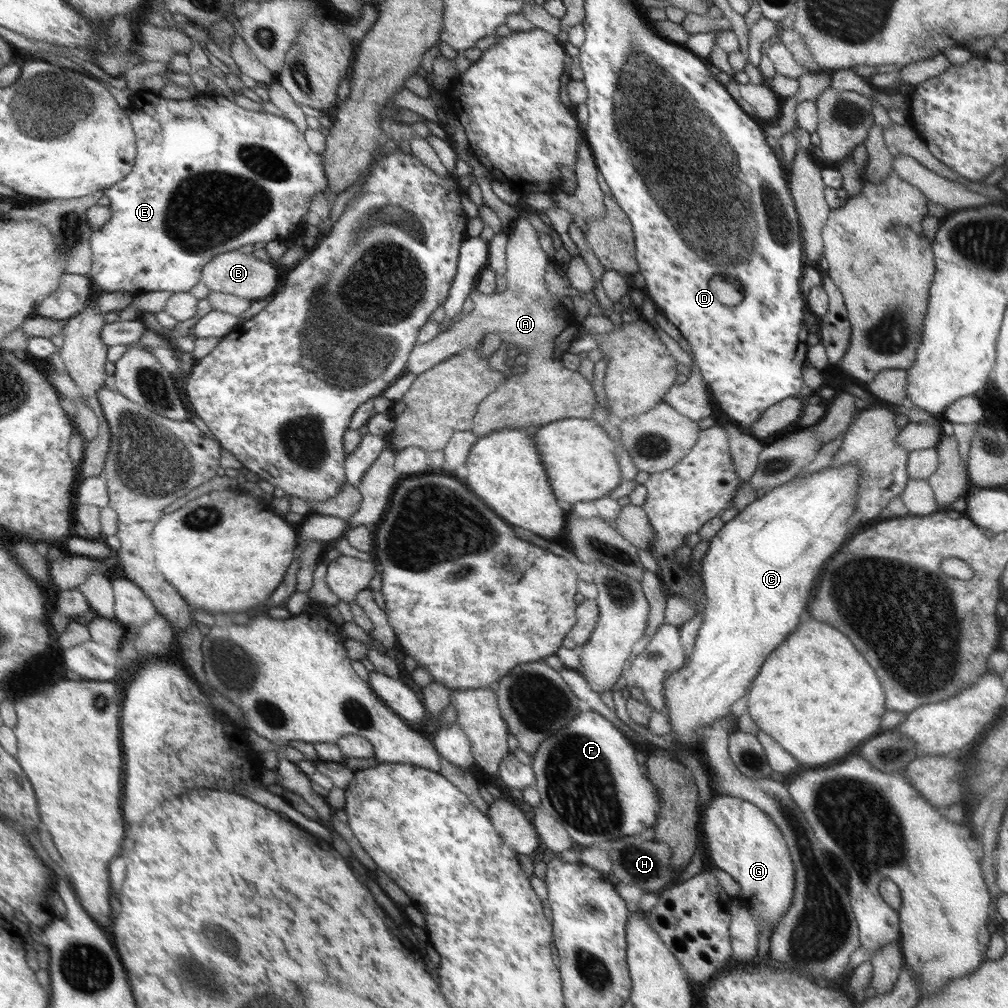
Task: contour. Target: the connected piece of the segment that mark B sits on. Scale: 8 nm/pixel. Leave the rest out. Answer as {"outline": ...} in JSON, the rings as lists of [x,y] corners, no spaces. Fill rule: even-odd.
{"outline":[[[238,249],[218,254],[202,269],[201,277],[210,291],[232,294],[250,301],[270,297],[274,293],[273,288],[278,285],[277,272],[271,261],[262,262],[251,253],[242,253]]]}

